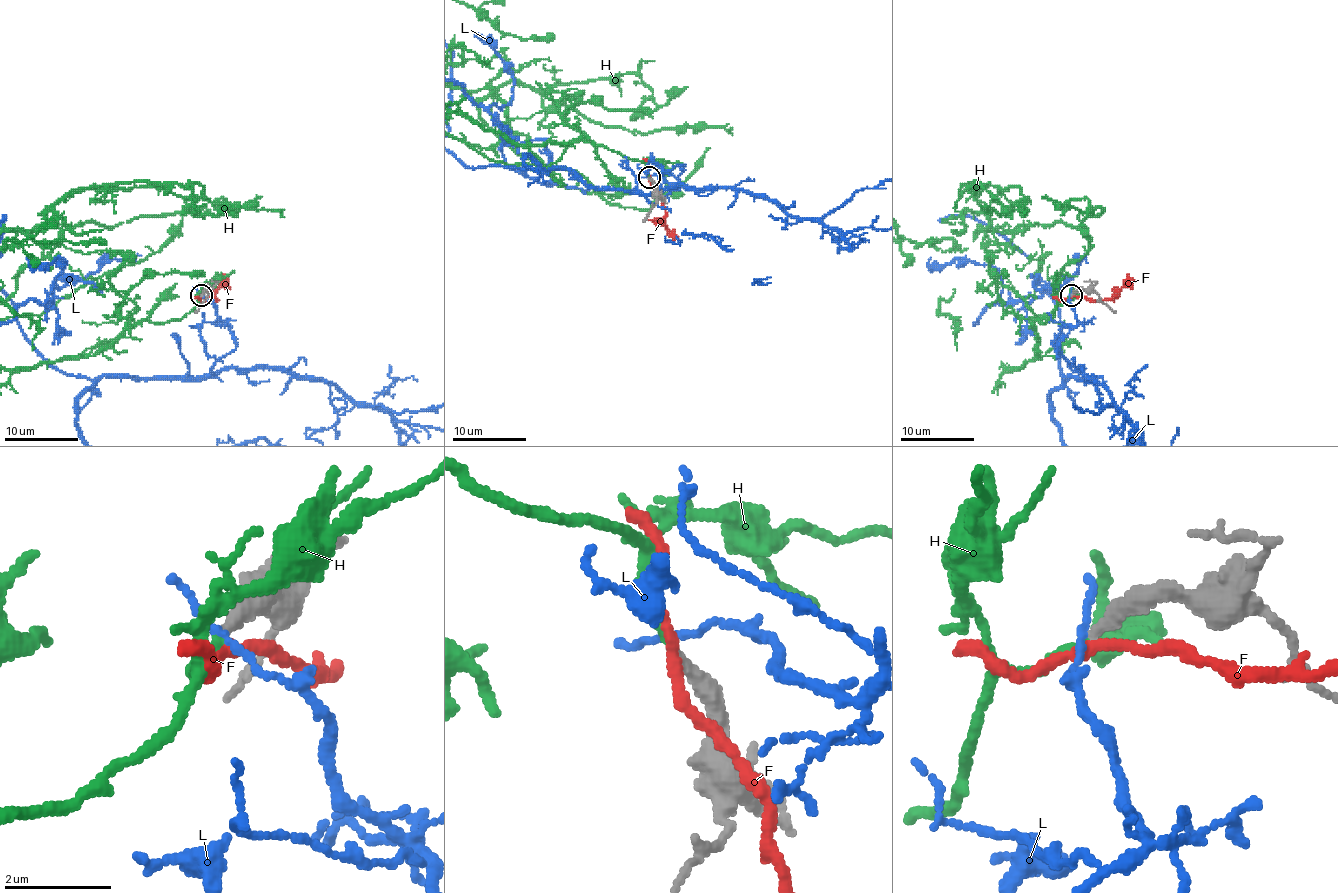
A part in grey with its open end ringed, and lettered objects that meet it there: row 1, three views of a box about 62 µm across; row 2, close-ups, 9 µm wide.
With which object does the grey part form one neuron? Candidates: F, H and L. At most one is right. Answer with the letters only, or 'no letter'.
H

